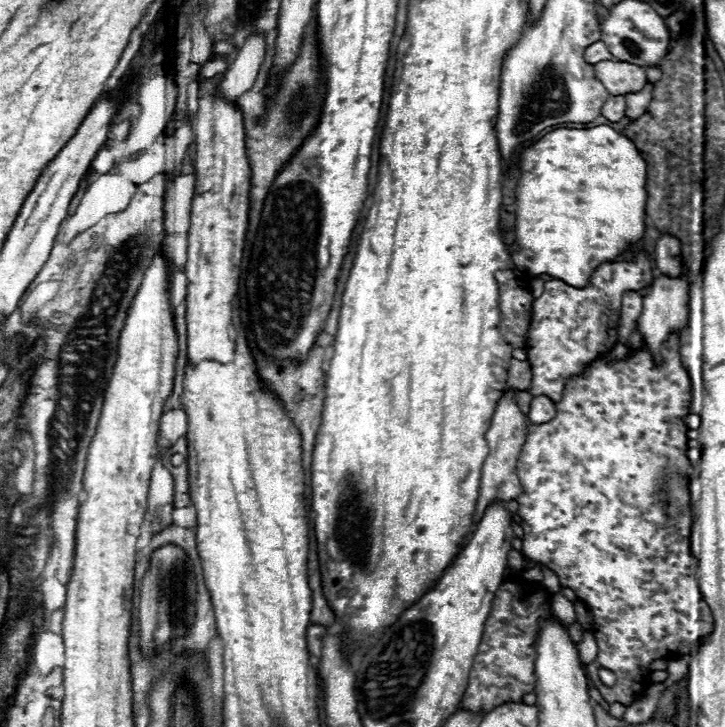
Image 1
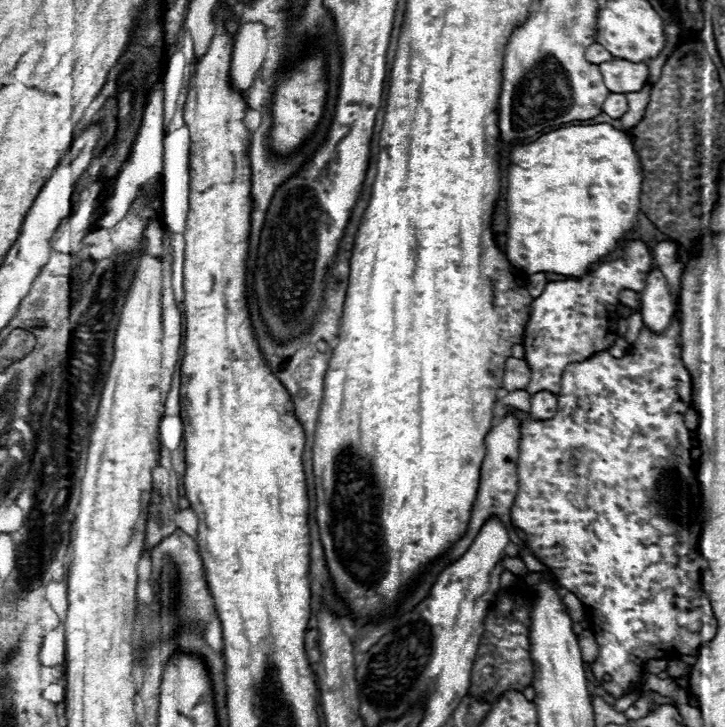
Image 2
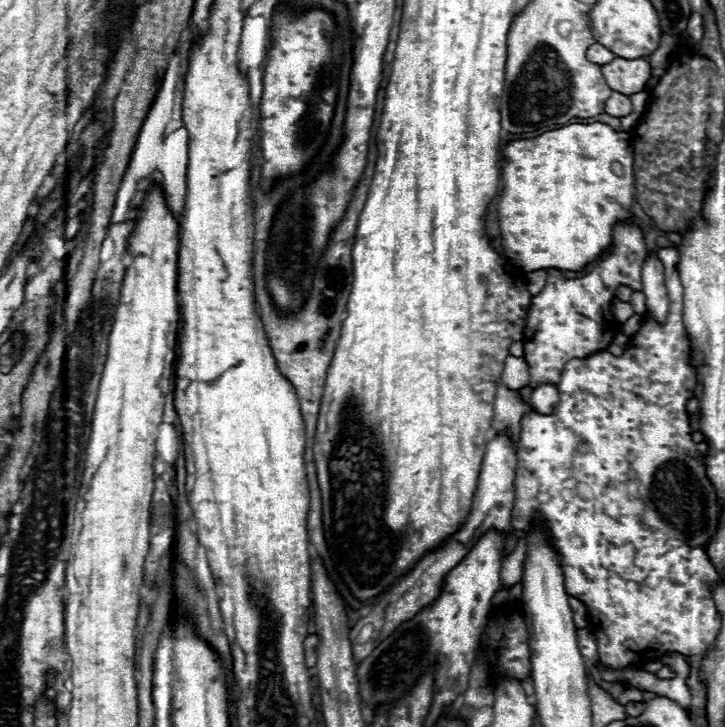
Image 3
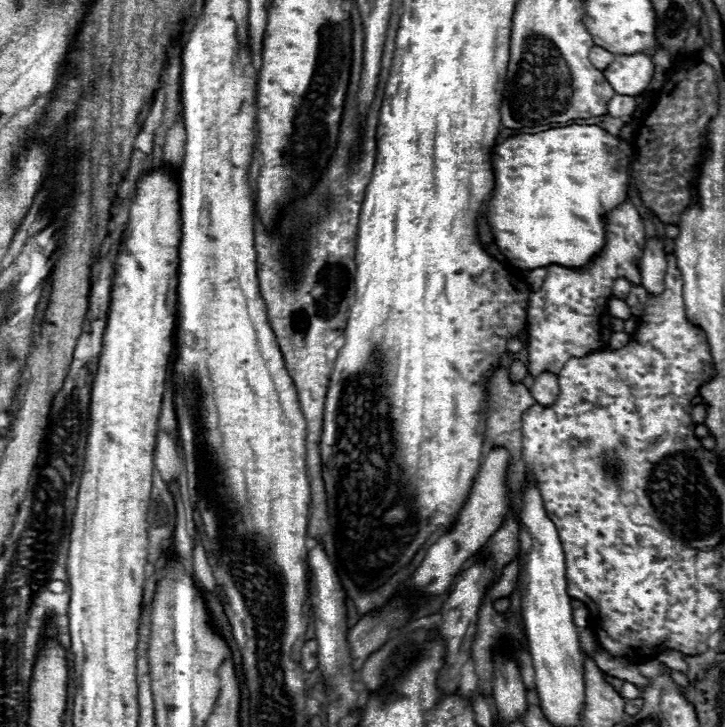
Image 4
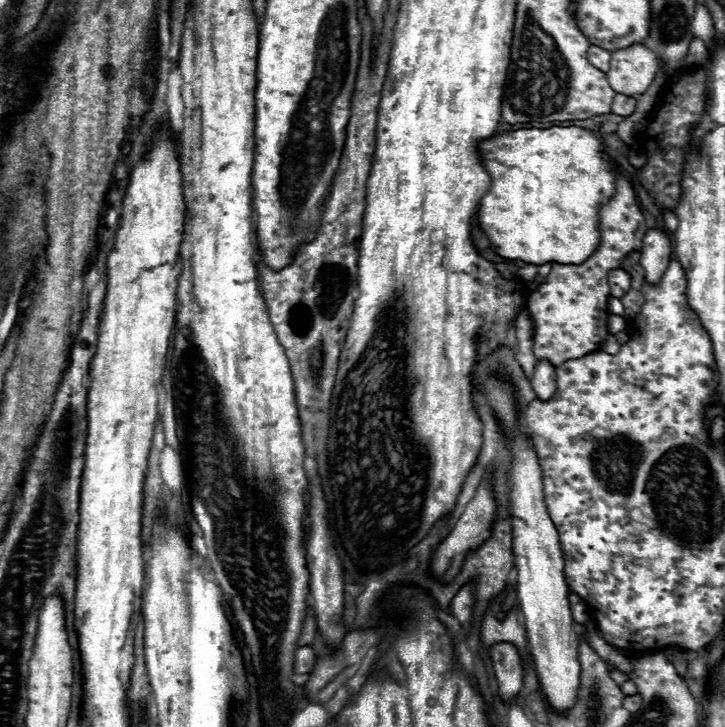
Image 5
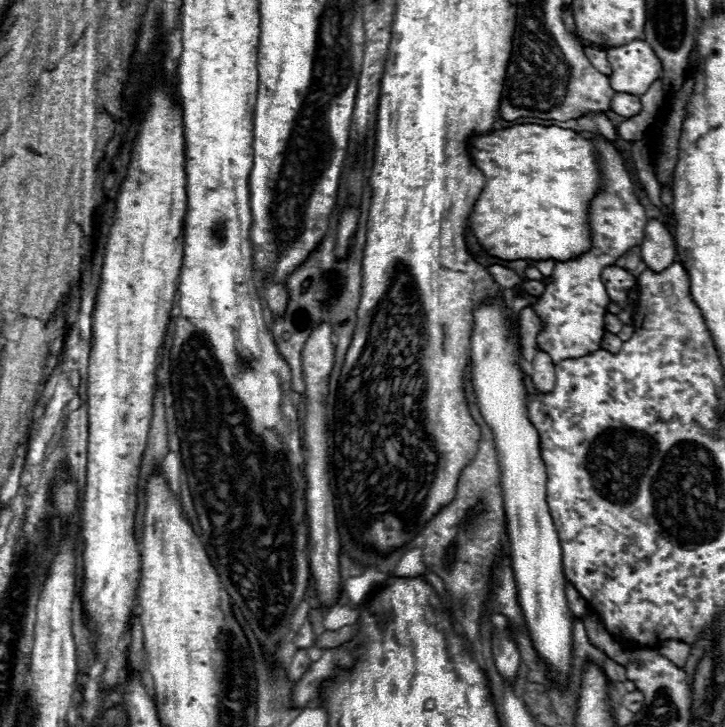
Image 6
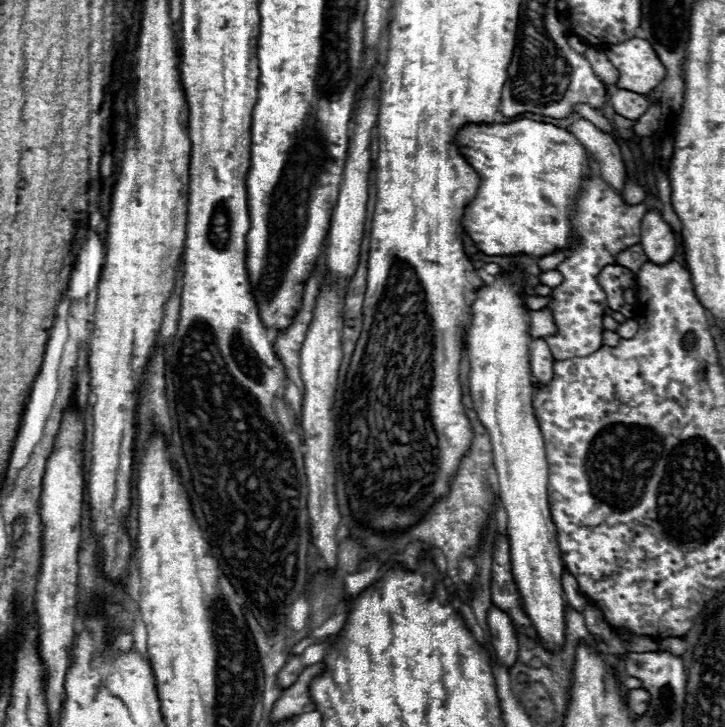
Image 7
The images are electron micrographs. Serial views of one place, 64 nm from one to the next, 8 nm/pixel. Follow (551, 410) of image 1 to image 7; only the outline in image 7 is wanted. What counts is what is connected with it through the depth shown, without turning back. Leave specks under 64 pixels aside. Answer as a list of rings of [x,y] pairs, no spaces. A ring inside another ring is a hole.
[[[540,338],[534,340],[530,346],[530,364],[532,364],[532,376],[534,376],[536,384],[546,386],[554,376],[554,370],[552,370],[554,358],[552,358],[546,342]]]

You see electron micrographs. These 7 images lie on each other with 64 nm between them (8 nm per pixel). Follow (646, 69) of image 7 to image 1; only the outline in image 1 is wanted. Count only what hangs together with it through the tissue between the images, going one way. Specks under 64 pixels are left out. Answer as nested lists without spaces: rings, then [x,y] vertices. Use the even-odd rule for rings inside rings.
[[[604,60],[594,64],[594,74],[612,96],[640,92],[648,82],[644,68],[620,60]]]

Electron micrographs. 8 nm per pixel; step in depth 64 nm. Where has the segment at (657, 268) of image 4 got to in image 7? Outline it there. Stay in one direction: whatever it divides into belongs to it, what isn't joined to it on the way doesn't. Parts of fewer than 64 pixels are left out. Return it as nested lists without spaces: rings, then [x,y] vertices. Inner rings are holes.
[[[648,210],[642,218],[640,244],[652,264],[668,264],[676,254],[674,232],[656,210]]]

